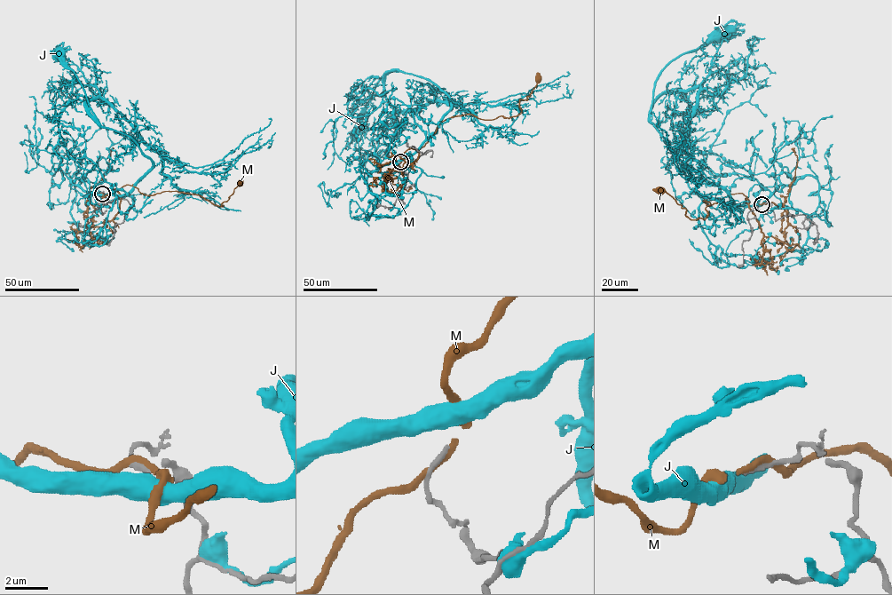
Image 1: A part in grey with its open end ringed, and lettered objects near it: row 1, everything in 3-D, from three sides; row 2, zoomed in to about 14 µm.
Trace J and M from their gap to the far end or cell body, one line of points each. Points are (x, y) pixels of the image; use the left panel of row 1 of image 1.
J: (102, 194), (127, 194), (152, 167), (152, 161), (131, 138), (100, 125), (82, 85), (58, 56)
M: (102, 194), (102, 198), (113, 189), (129, 185), (149, 195), (165, 191), (197, 194), (222, 206), (240, 183)

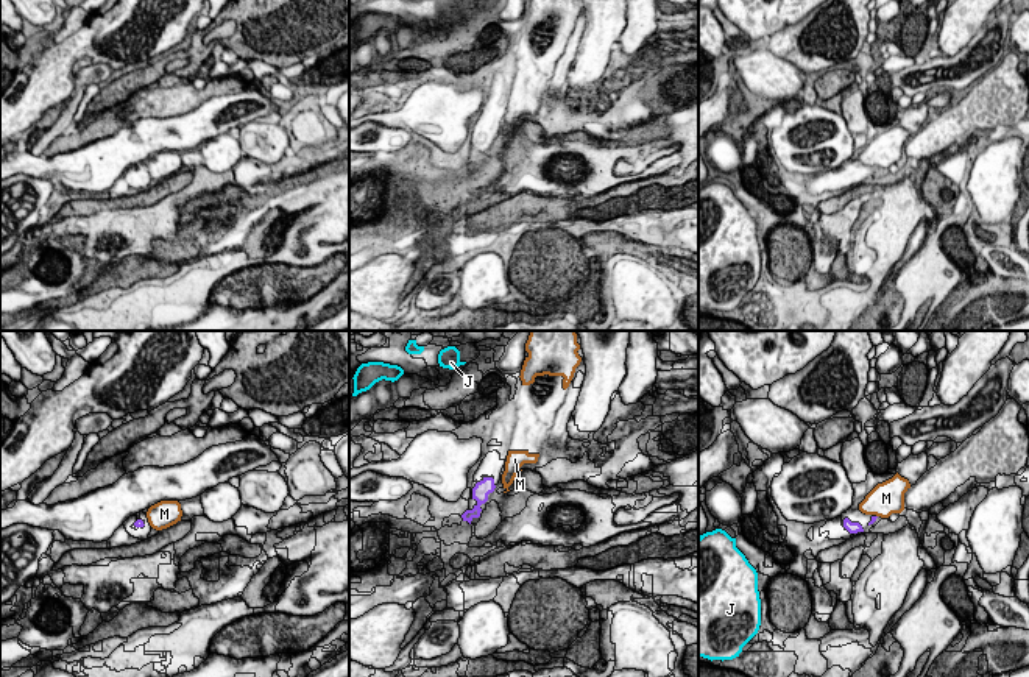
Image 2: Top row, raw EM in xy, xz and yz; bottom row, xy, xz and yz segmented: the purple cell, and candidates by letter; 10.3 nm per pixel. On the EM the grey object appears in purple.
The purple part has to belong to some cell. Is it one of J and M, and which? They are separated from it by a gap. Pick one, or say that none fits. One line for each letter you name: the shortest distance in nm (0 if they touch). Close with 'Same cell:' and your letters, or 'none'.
Same cell: none

